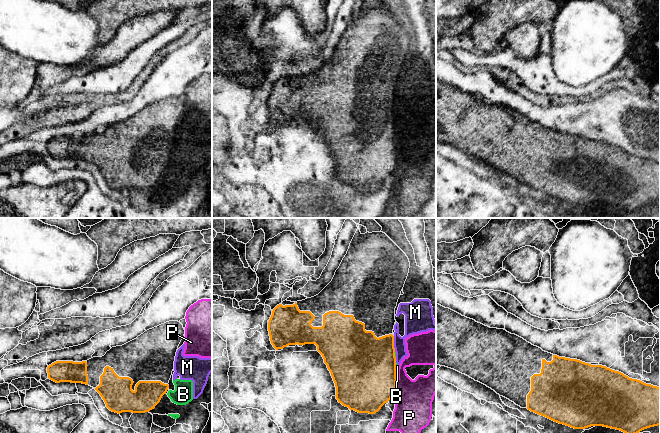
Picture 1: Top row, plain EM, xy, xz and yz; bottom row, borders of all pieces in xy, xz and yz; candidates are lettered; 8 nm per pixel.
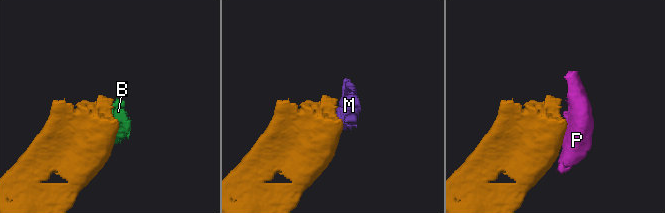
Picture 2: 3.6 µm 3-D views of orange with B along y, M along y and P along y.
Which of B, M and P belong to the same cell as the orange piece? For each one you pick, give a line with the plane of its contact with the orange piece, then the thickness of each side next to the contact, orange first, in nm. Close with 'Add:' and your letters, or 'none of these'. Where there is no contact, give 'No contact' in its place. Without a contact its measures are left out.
Add: none of these

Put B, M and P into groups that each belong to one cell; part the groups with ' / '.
B M P

